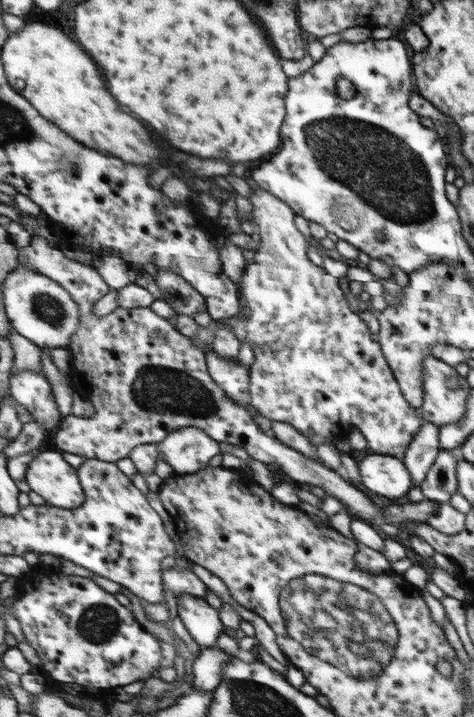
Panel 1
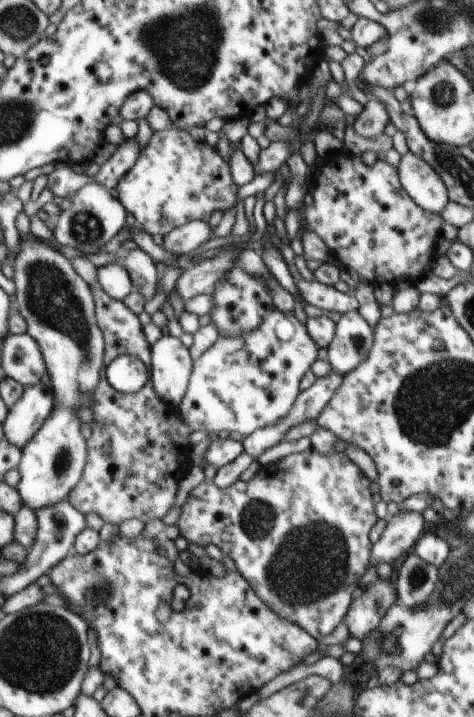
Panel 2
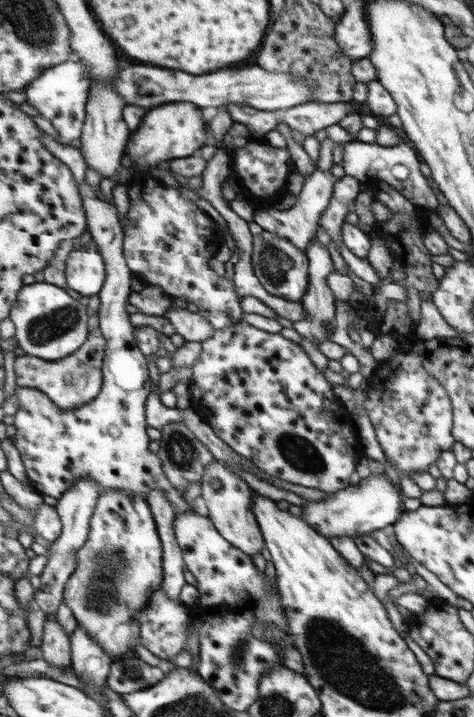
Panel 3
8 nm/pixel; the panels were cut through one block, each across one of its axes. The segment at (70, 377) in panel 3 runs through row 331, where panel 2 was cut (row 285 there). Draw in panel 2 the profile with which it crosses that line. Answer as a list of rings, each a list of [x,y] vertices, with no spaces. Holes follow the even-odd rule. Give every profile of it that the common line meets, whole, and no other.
[[[99,282],[94,283],[91,287],[94,291],[98,323],[106,338],[105,367],[108,367],[111,362],[121,355],[131,355],[140,358],[147,365],[147,368],[151,370],[151,344],[145,338],[144,326],[139,322],[137,315],[127,306],[125,301],[121,302],[121,300],[113,298]]]

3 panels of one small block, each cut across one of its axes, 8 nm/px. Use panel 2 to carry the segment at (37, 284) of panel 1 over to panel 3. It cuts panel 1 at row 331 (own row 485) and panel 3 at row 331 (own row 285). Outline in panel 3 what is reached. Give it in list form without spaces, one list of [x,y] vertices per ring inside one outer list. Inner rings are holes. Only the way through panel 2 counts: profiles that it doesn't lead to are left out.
[[[36,282],[23,285],[13,305],[10,320],[15,326],[15,338],[27,355],[43,359],[63,359],[82,348],[89,338],[90,316],[87,305],[79,302],[79,296],[55,284]]]

